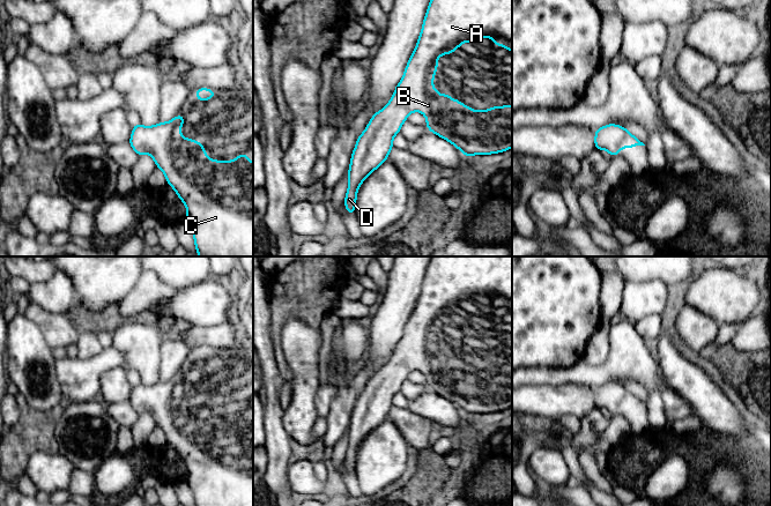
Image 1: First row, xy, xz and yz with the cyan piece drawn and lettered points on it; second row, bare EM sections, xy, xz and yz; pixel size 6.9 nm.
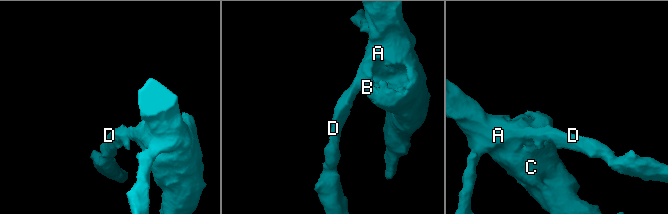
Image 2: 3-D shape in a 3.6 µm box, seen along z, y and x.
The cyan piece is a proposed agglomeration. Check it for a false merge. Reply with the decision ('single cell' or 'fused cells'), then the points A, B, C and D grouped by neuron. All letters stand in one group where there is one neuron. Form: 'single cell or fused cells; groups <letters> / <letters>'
single cell; groups A B C D

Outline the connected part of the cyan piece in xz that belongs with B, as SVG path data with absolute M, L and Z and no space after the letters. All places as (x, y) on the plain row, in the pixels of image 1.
M432 256L416 306L405 327L401 340L388 363L377 370L364 390L357 396L351 412L344 463L355 474L357 449L365 437L378 427L393 407L393 396L400 392L409 372L421 371L427 378L430 390L457 405L466 416L506 410L512 407L512 364L492 365L476 370L447 352L440 354L433 347L433 335L438 328L437 319L442 313L451 313L460 303L475 302L477 296L491 297L495 304L512 310L512 256Z

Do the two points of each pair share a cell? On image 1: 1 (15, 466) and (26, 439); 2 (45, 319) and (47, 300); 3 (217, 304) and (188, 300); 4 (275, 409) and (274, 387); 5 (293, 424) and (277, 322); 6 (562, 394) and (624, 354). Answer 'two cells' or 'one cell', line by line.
1: one cell
2: two cells
3: one cell
4: one cell
5: two cells
6: two cells

